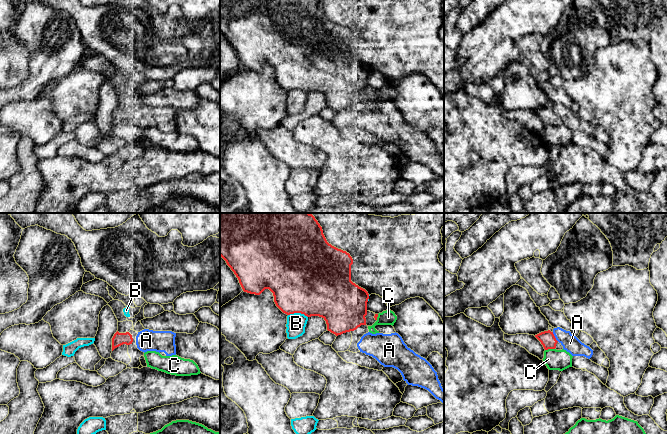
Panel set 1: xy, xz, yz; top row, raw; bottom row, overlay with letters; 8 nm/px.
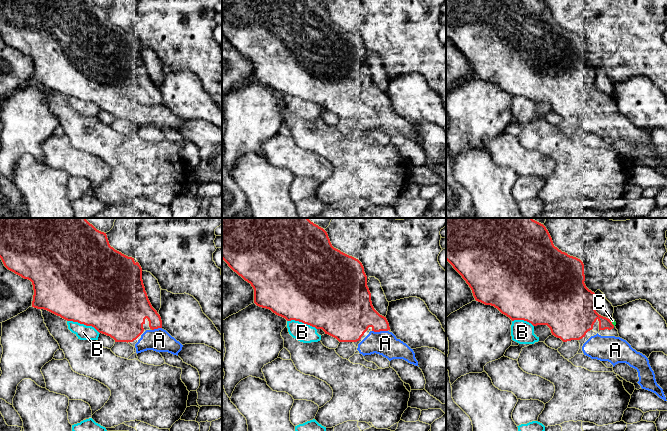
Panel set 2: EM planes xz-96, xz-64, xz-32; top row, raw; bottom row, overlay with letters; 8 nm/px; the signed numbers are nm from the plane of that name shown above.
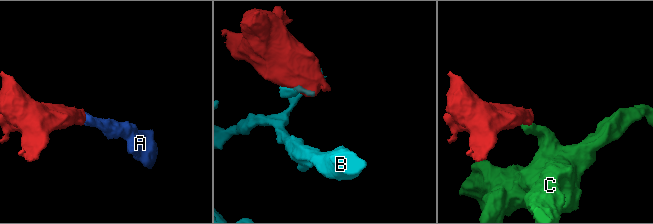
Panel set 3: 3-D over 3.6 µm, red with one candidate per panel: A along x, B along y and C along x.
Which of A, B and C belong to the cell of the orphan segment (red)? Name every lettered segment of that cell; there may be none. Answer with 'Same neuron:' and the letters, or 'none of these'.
Same neuron: A

